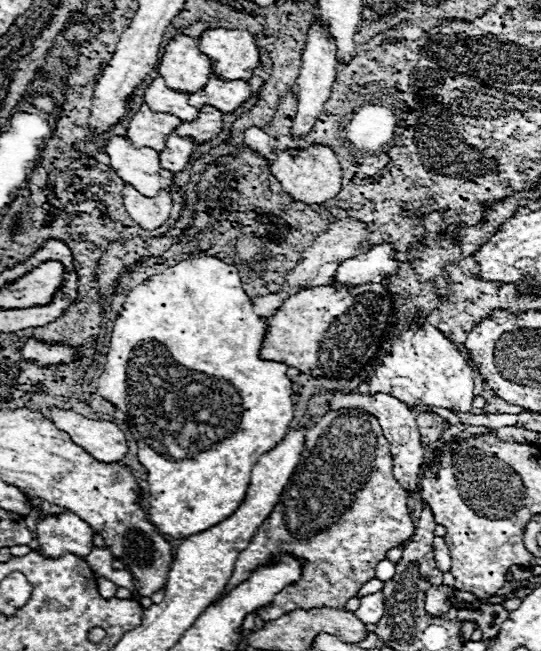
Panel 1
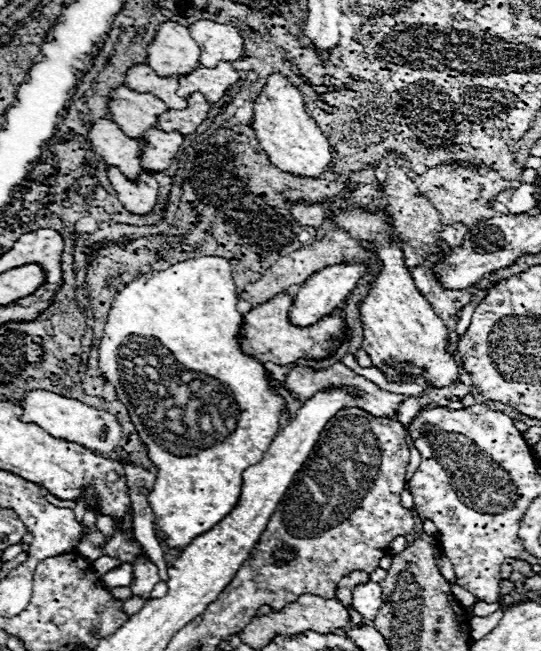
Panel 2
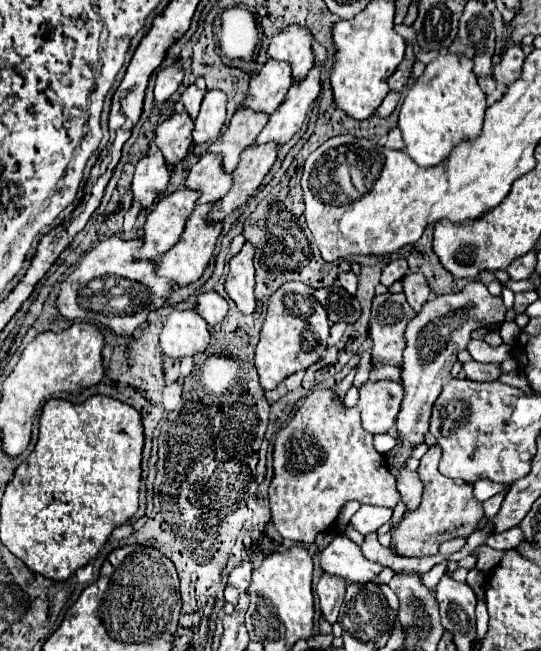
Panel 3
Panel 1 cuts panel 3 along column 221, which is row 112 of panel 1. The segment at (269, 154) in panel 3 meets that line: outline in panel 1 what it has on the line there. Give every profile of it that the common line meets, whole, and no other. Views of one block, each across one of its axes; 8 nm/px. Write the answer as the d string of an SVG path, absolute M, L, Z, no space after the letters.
M204 106L204 108L200 108L198 120L196 122L182 122L176 128L176 134L178 136L188 136L196 144L202 144L202 142L214 140L220 134L222 128L224 128L222 112L218 112L212 106Z

